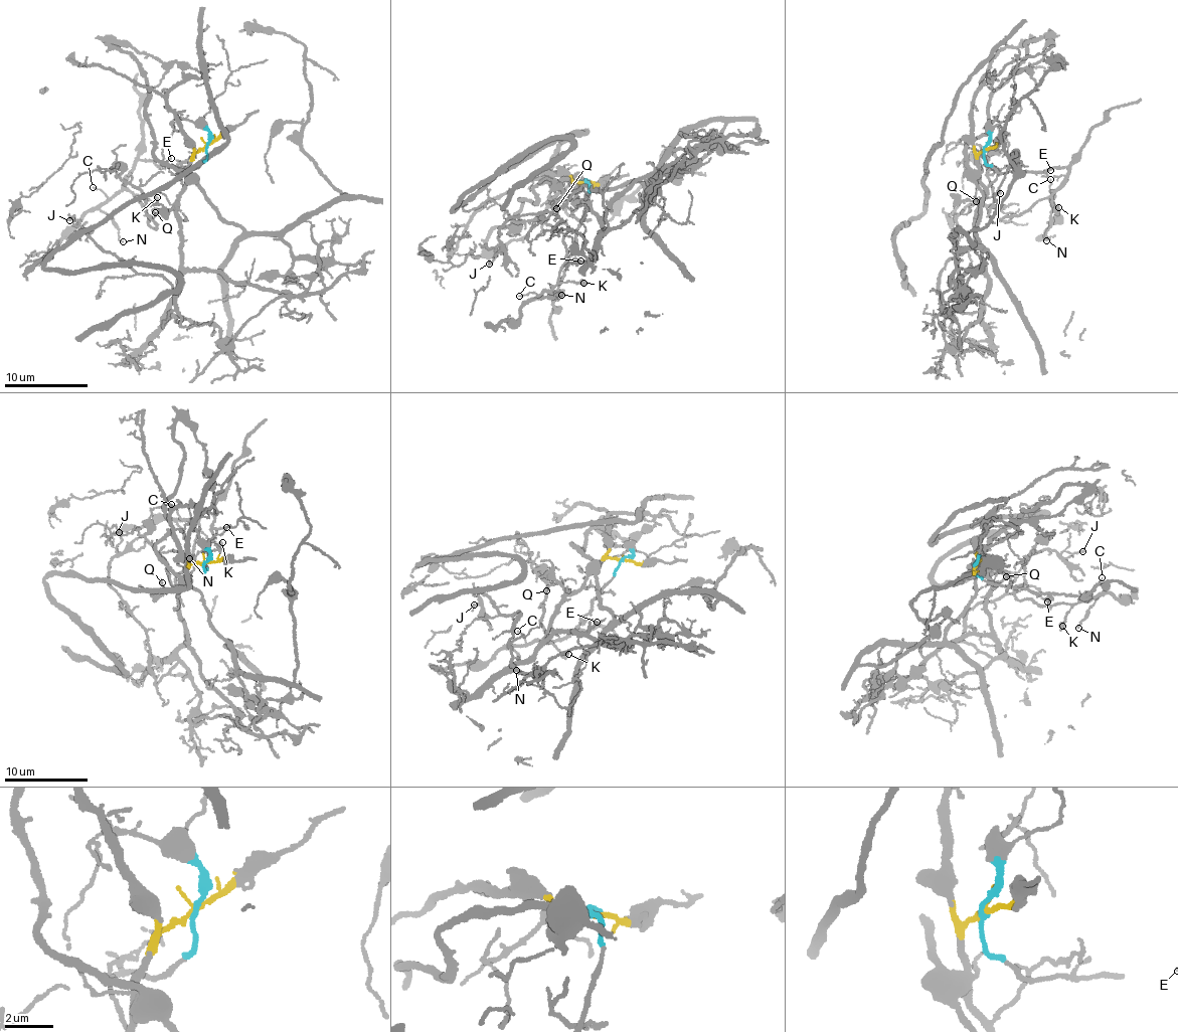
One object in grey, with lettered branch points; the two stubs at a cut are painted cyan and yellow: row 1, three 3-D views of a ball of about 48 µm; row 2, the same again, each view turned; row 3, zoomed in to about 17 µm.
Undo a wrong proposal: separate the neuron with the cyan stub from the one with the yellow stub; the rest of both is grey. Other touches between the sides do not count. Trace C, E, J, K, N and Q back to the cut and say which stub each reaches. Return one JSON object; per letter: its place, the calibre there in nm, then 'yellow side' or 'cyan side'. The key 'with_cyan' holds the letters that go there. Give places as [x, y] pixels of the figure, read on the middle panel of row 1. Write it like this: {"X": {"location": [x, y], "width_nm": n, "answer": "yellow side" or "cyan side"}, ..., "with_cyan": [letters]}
{"C": {"location": [519, 296], "width_nm": 90, "answer": "cyan side"}, "E": {"location": [580, 261], "width_nm": 110, "answer": "cyan side"}, "J": {"location": [489, 264], "width_nm": 130, "answer": "yellow side"}, "K": {"location": [583, 283], "width_nm": 480, "answer": "cyan side"}, "N": {"location": [561, 295], "width_nm": 100, "answer": "cyan side"}, "Q": {"location": [556, 208], "width_nm": 120, "answer": "yellow side"}, "with_cyan": ["C", "E", "K", "N"]}

